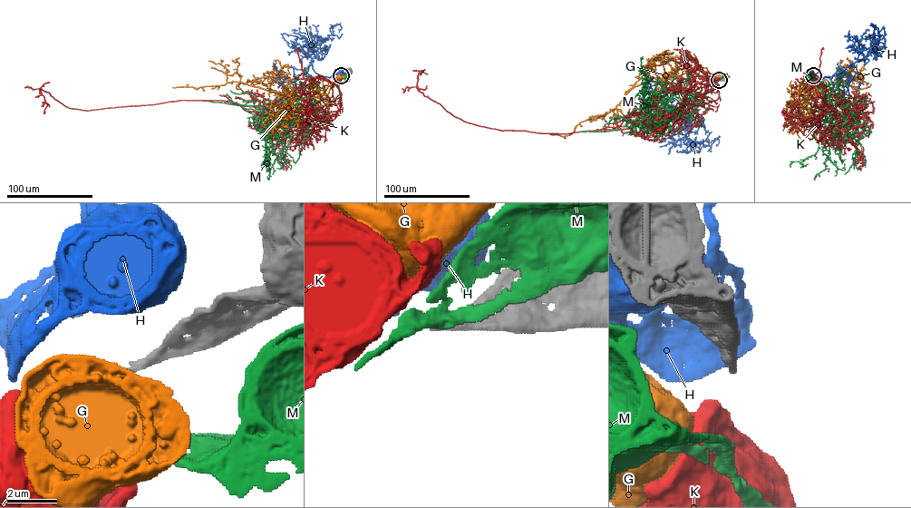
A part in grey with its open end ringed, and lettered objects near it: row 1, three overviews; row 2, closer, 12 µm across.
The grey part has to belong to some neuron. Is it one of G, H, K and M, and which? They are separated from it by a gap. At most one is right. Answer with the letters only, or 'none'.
none

